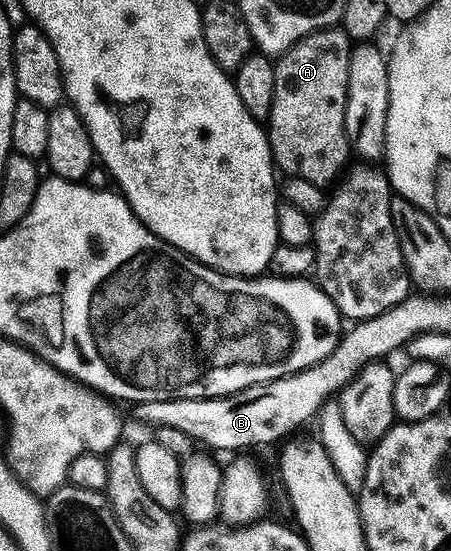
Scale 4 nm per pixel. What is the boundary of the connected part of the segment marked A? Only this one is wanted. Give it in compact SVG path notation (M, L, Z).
M341 27L326 29L320 33L309 35L304 41L299 41L287 53L278 58L275 70L277 71L277 95L273 95L273 111L269 122L269 136L271 139L271 154L275 160L276 170L280 174L287 173L288 178L309 179L309 183L331 187L344 176L345 170L352 164L353 154L351 144L345 131L345 109L349 107L349 63L351 62L351 51L353 42L350 35Z

